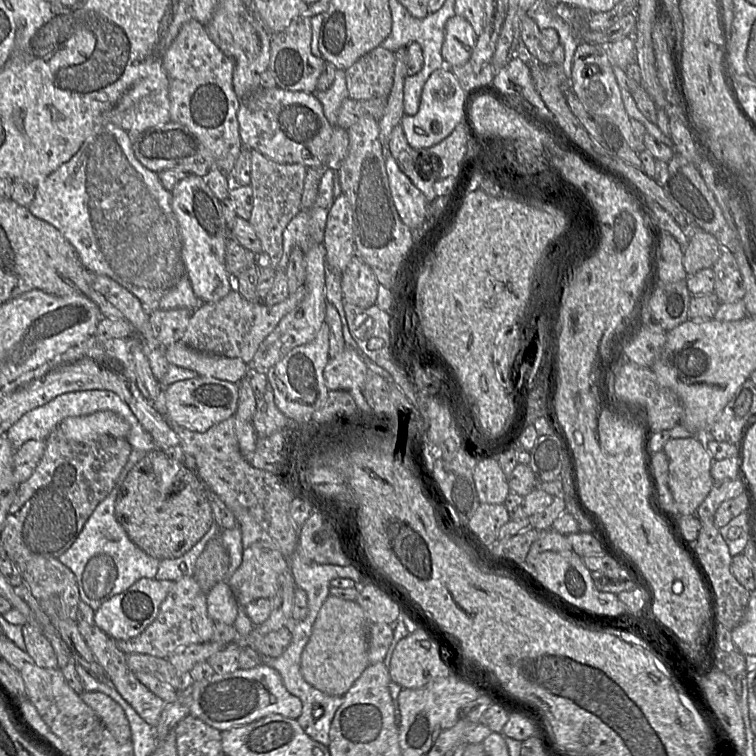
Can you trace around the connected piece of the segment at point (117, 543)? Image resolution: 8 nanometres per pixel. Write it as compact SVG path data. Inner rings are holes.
M132 449L129 459L113 490L88 518L76 541L67 551L58 557L58 560L75 575L80 600L91 606L95 611L104 602L125 591L141 578L154 578L156 580L175 582L183 577L193 577L198 557L206 544L216 535L221 536L223 546L229 555L228 578L241 564L242 540L240 528L236 526L233 529L221 530L214 521L208 532L188 552L179 558L158 560L145 553L132 542L116 518L115 504L119 489L129 472L147 454L143 450Z

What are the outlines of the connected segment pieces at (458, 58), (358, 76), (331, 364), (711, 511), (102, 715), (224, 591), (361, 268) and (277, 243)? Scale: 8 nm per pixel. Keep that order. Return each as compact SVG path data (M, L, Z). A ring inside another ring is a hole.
M451 17L445 25L445 38L441 50L444 61L451 67L468 63L477 37L474 28L464 17Z
M381 45L369 51L345 70L348 97L354 100L387 97L394 69L394 52Z
M345 347L343 352L329 359L323 370L323 377L329 391L349 391L361 388L367 371L368 368L358 351Z
M742 477L714 481L709 494L697 508L696 516L714 519L714 515L722 502L733 499L745 491L747 491L747 486Z
M83 692L82 701L102 720L106 728L120 743L131 742L131 729L123 708L101 692Z
M227 582L217 583L207 593L206 601L208 616L214 623L220 622L233 626L239 611L239 604Z
M358 256L354 257L341 276L344 302L362 308L376 304L380 284L370 267Z
M250 150L249 152L251 158L250 186L253 190L253 209L248 222L253 227L261 242L262 253L257 256L261 258L262 266L269 265L274 269L278 269L278 264L283 254L283 231L290 221L301 211L301 198L307 167L299 163L277 163L257 150Z

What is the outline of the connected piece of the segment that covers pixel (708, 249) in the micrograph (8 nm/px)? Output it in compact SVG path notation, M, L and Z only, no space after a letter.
M680 226L689 241L683 248L683 267L687 275L712 267L721 254L717 239L698 226Z

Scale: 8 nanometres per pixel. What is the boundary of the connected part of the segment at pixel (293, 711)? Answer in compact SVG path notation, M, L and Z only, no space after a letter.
M266 663L227 674L214 673L207 679L191 683L190 715L220 732L250 724L272 714L296 720L302 712L300 699L287 691L278 671Z

